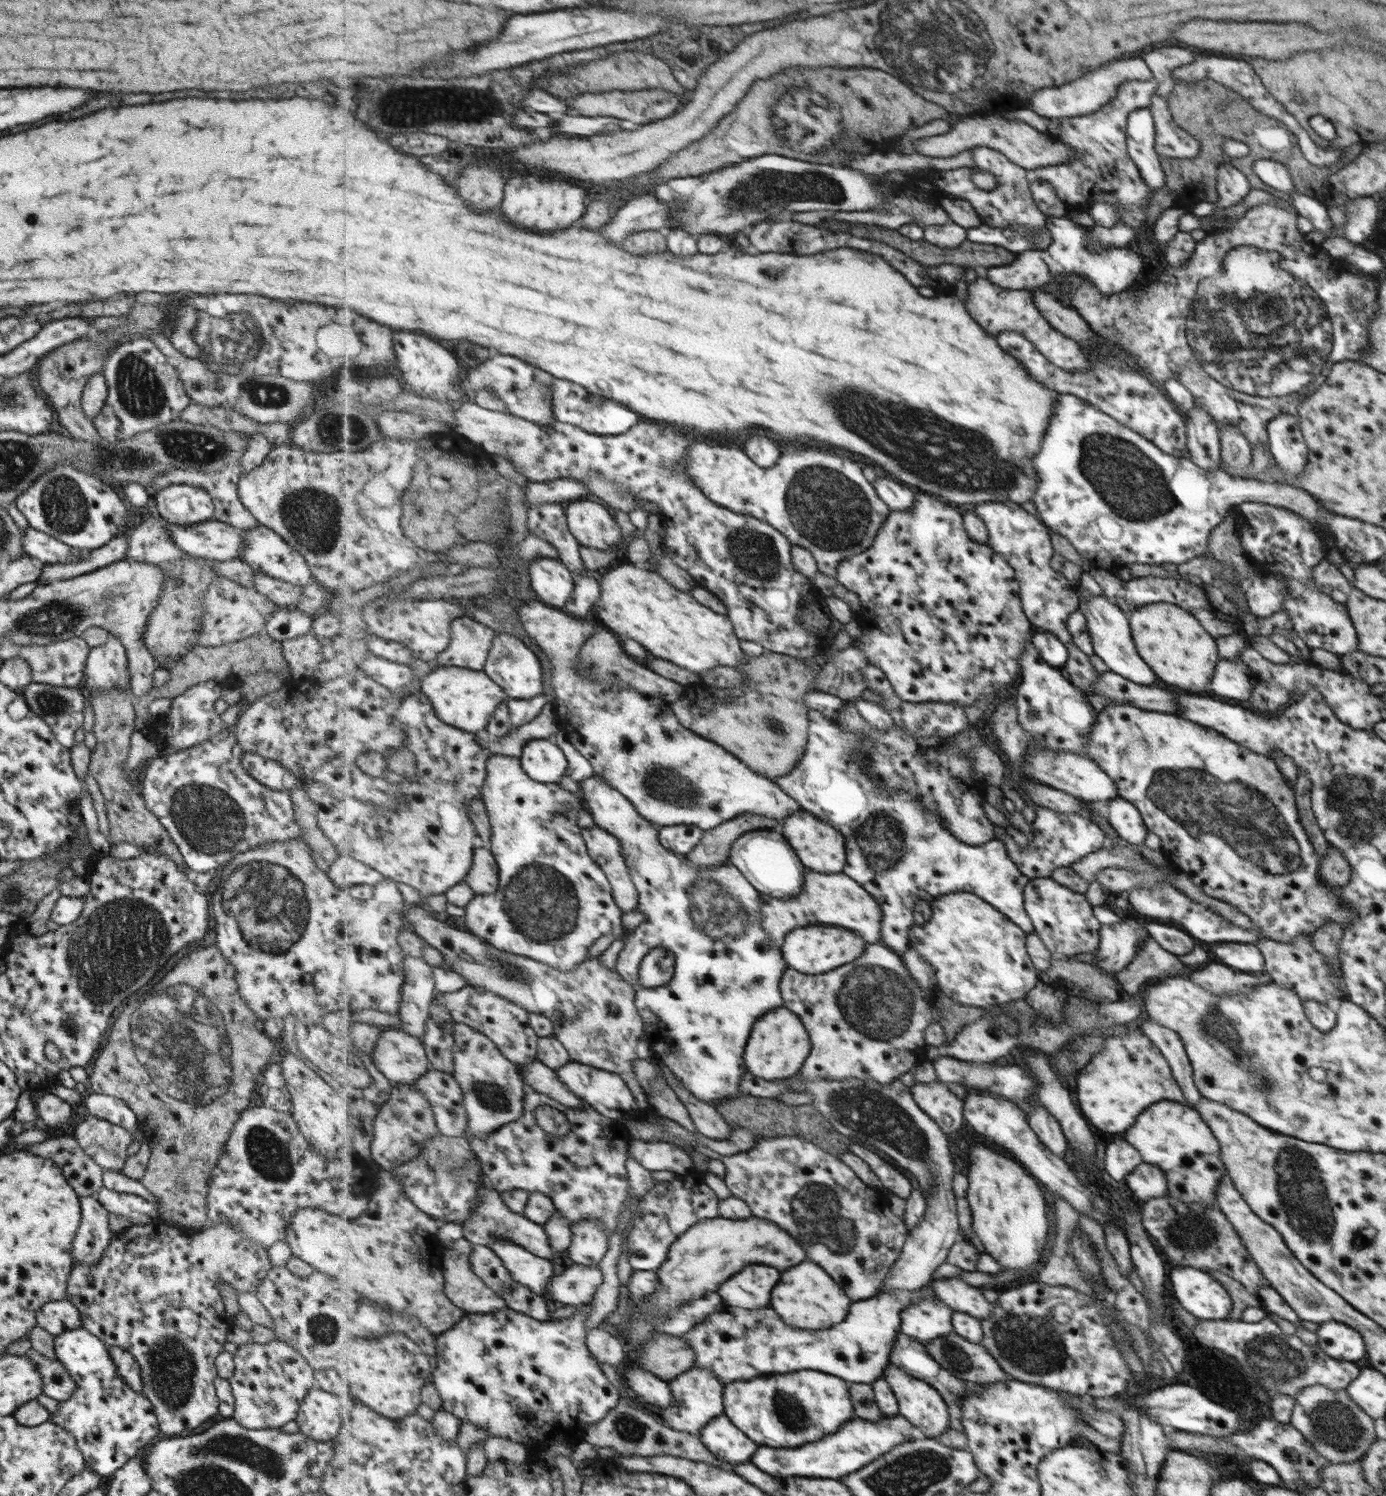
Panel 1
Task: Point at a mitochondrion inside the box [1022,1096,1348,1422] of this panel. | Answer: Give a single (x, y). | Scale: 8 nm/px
(1279, 1362)

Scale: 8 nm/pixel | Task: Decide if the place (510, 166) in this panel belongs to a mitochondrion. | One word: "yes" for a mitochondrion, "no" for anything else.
no

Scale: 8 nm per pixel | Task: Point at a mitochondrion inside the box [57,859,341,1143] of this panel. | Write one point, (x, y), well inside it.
(180, 1042)

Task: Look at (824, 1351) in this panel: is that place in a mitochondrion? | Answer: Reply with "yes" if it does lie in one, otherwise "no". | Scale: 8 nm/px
no

